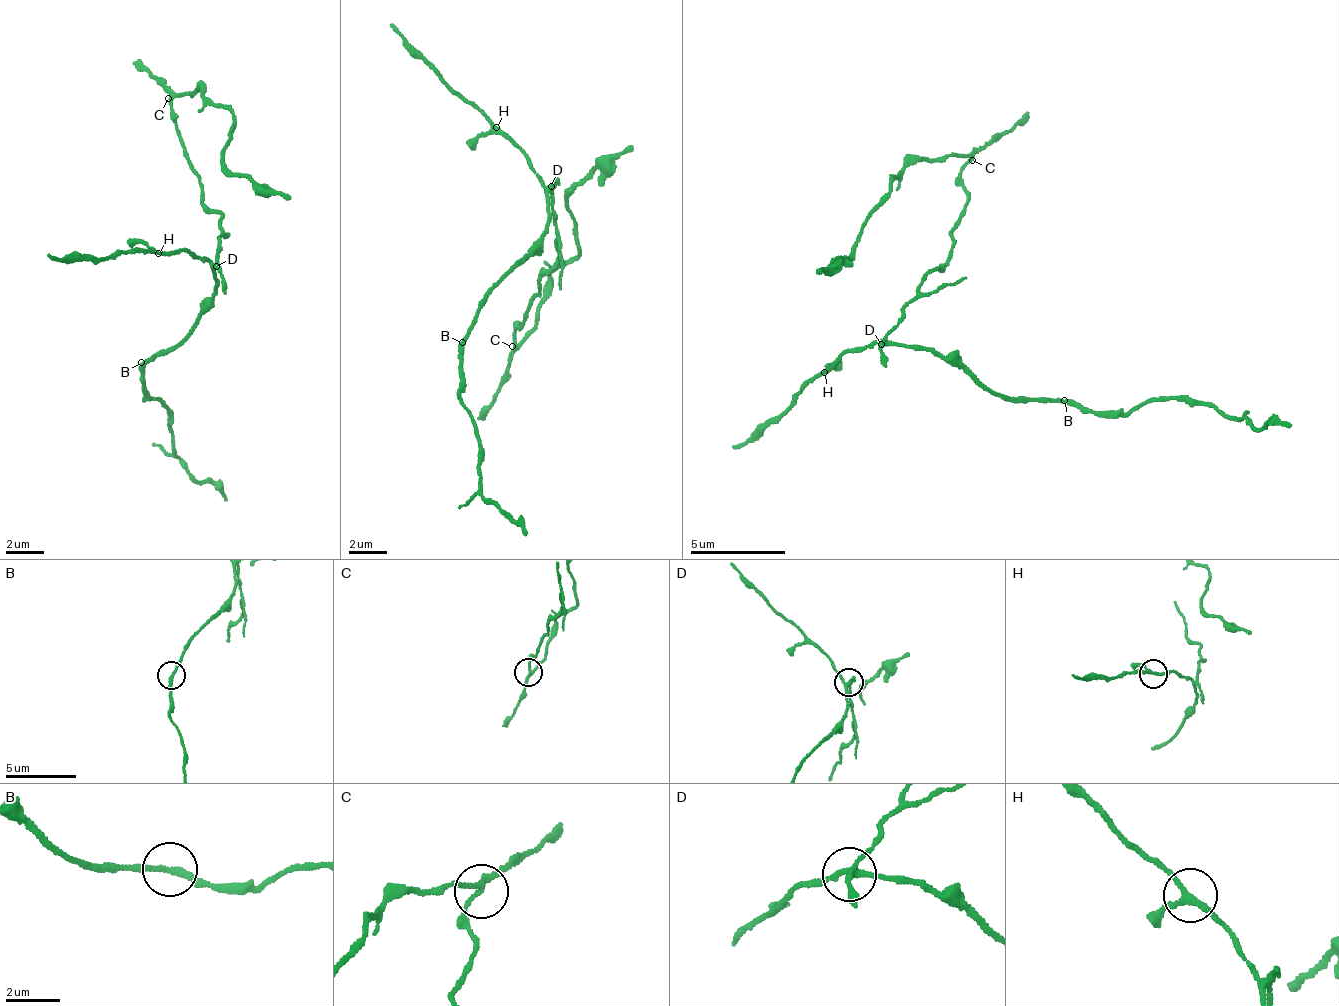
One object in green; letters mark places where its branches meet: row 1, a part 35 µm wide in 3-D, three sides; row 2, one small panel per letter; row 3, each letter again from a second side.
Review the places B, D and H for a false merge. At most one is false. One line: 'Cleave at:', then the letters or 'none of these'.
Cleave at: D

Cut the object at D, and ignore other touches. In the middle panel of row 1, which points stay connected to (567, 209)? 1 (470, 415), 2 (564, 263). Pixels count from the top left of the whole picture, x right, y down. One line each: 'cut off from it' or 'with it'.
1: cut off from it
2: with it

